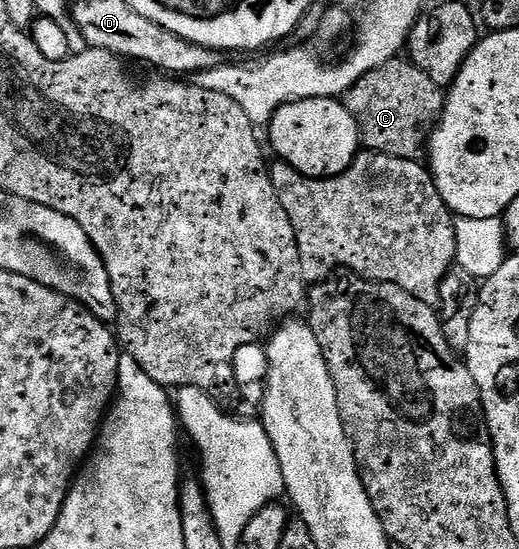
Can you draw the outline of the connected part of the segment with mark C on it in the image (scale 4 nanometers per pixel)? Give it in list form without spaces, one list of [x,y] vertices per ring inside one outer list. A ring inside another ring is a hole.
[[[395,56],[388,64],[380,64],[380,68],[372,68],[344,95],[348,112],[352,112],[352,120],[358,125],[358,136],[366,150],[374,150],[378,154],[387,154],[397,158],[419,157],[418,153],[427,149],[430,133],[438,125],[442,117],[442,106],[446,102],[443,87],[437,86],[432,76],[424,76],[420,68],[402,56]]]

